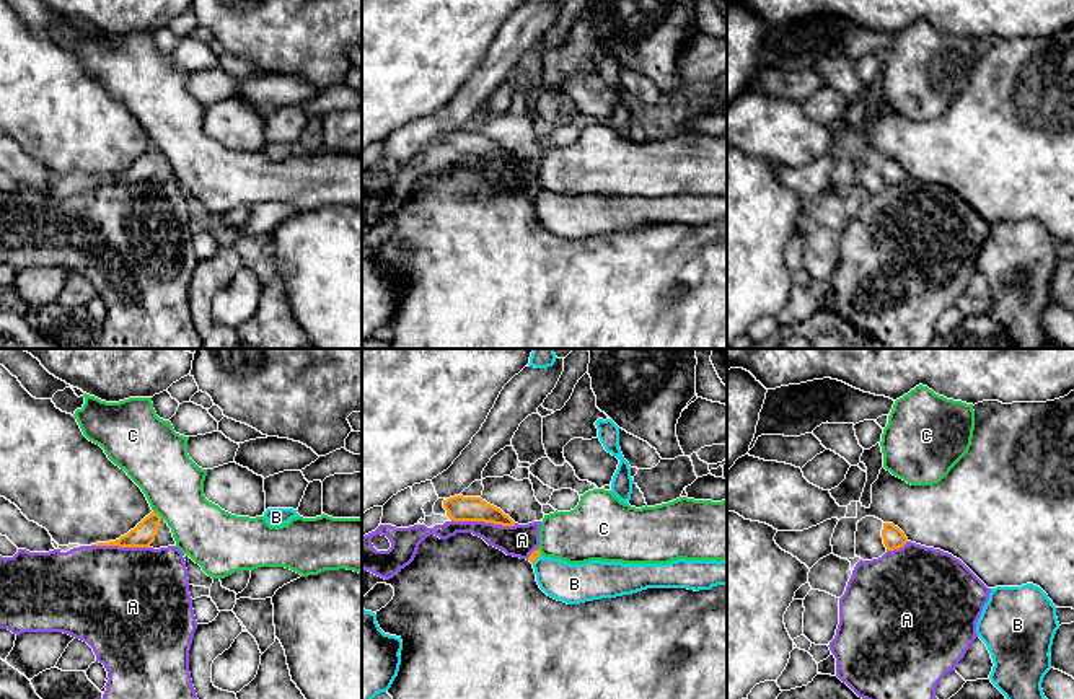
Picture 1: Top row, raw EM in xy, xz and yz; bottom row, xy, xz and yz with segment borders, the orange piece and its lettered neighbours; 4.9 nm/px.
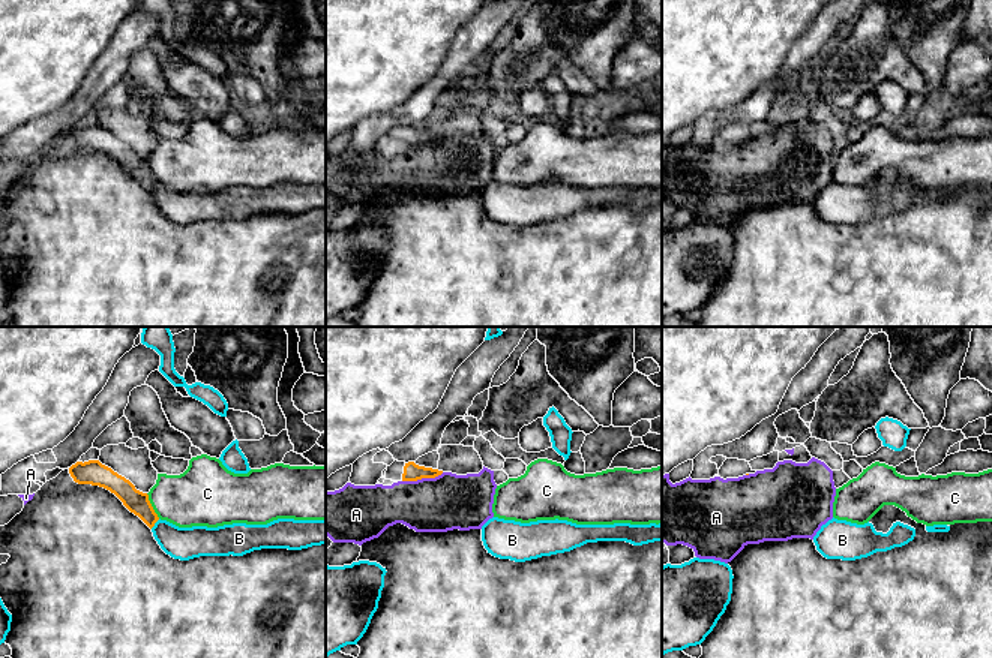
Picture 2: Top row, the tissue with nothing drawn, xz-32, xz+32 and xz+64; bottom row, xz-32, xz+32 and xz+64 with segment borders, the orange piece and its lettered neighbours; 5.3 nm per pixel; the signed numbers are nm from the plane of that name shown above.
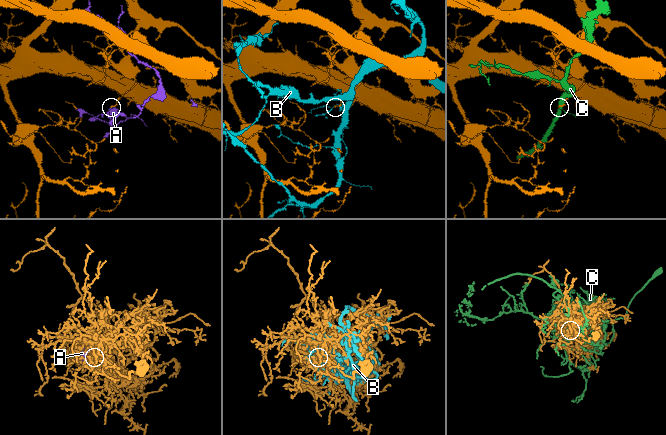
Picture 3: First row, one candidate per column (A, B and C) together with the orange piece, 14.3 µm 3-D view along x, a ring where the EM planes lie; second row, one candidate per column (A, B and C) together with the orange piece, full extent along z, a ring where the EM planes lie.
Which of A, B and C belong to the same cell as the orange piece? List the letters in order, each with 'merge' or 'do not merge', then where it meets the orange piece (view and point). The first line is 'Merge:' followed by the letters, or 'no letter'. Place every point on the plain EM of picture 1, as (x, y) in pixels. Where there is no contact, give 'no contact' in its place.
Merge: A
A: merge; meets orange in xz at (484, 157)
B: do not merge; meets orange in xz at (535, 194)
C: do not merge; meets orange in xy at (158, 150)

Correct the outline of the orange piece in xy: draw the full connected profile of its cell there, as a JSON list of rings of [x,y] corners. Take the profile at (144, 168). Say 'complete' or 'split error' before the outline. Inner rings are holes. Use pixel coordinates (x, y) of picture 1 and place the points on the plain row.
complete; [[[152,147],[134,165],[116,176],[96,178],[91,181],[119,181],[119,182],[150,182],[155,176],[161,152]]]

